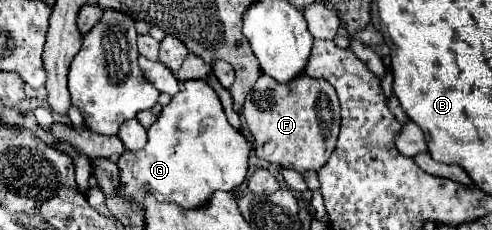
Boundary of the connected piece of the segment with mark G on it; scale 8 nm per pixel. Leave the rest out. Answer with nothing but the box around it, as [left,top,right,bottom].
[120,80,252,210]

